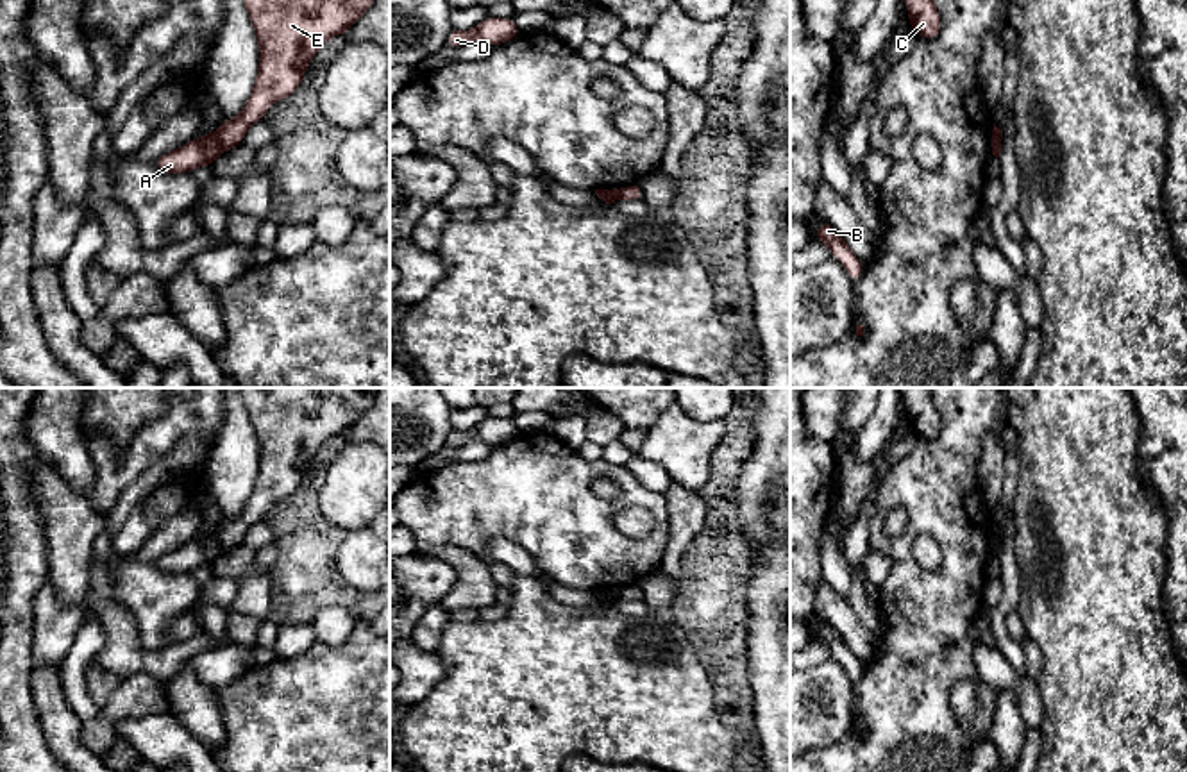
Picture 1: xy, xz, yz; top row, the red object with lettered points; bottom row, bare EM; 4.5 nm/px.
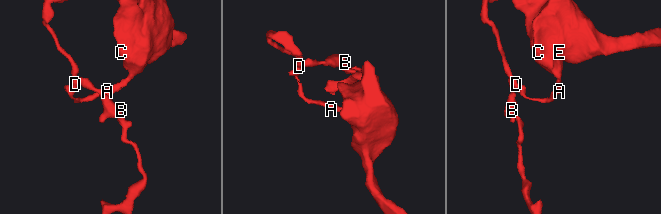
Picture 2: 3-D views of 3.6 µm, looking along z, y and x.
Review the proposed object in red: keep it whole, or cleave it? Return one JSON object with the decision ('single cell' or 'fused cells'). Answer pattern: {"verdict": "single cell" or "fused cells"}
{"verdict": "fused cells"}

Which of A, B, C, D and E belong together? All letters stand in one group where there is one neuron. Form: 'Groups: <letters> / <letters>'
Groups: A B D / C E

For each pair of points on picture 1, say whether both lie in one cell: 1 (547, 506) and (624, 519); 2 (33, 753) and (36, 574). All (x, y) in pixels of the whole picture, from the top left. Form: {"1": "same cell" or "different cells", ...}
{"1": "different cells", "2": "same cell"}

